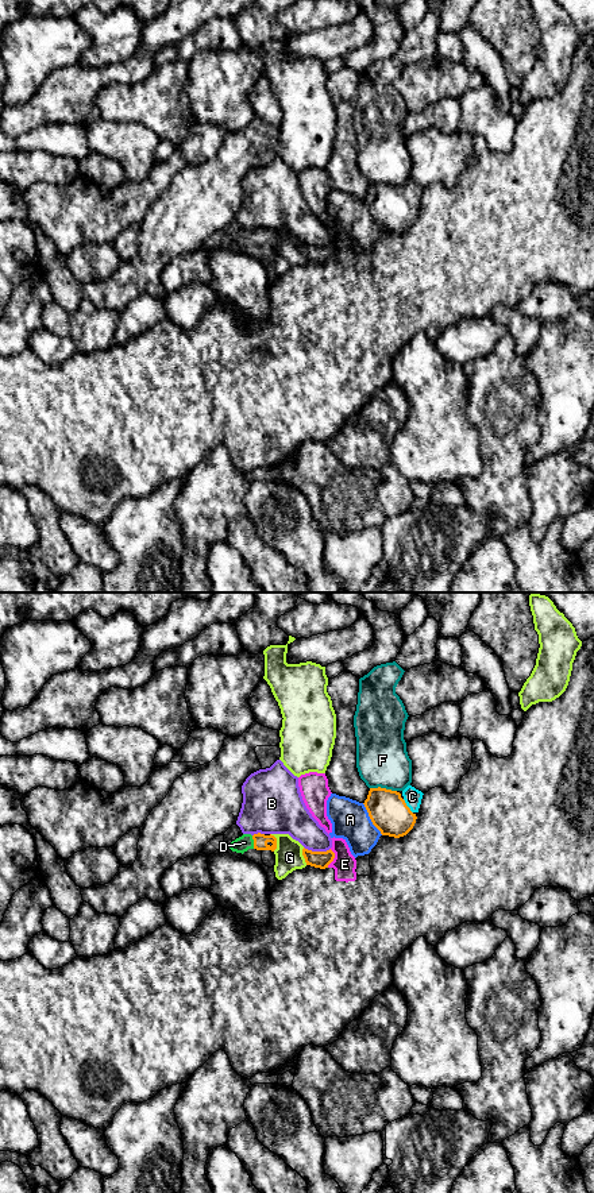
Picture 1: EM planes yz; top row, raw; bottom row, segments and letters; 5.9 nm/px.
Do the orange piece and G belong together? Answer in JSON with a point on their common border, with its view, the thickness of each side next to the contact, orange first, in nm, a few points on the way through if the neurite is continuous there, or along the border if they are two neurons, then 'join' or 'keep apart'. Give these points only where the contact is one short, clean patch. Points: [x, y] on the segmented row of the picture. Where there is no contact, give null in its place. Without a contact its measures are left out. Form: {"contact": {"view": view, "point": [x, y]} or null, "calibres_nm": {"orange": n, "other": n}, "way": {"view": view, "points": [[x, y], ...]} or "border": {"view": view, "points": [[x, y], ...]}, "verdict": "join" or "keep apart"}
{"contact": {"view": "yz", "point": [276, 842]}, "calibres_nm": {"orange": 80, "other": 160}, "border": {"view": "yz", "points": [[270, 834], [276, 838], [274, 850]]}, "verdict": "keep apart"}

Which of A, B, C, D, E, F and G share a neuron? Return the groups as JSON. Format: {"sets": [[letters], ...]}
{"sets": [["A"], ["B"], ["C", "D"], ["E"], ["F"], ["G"]]}

